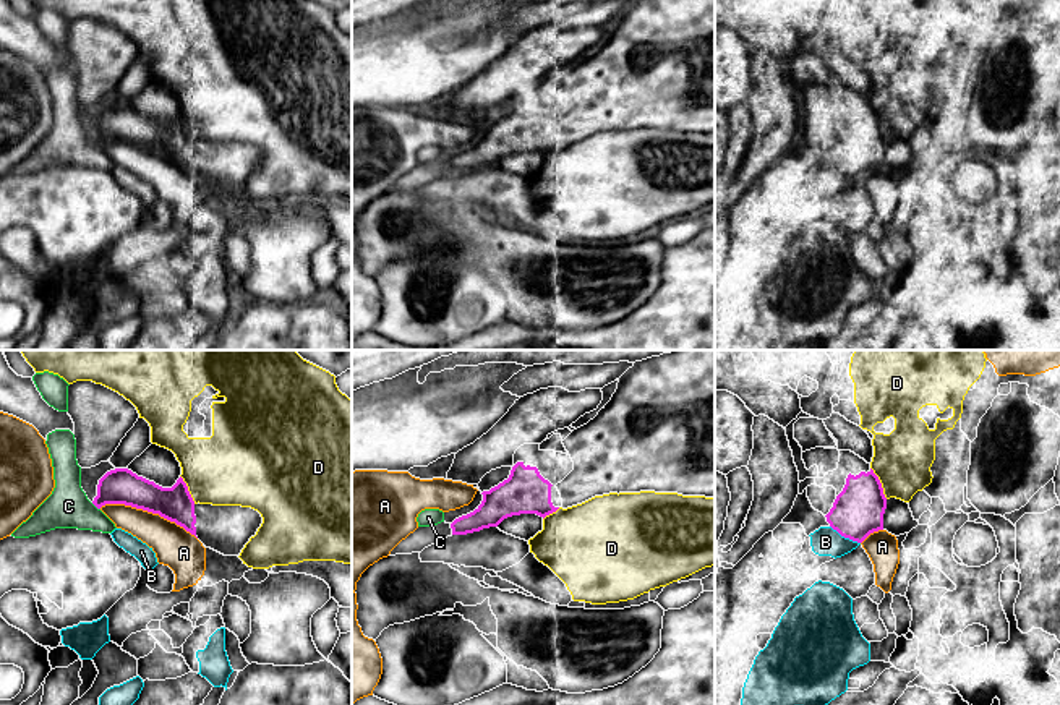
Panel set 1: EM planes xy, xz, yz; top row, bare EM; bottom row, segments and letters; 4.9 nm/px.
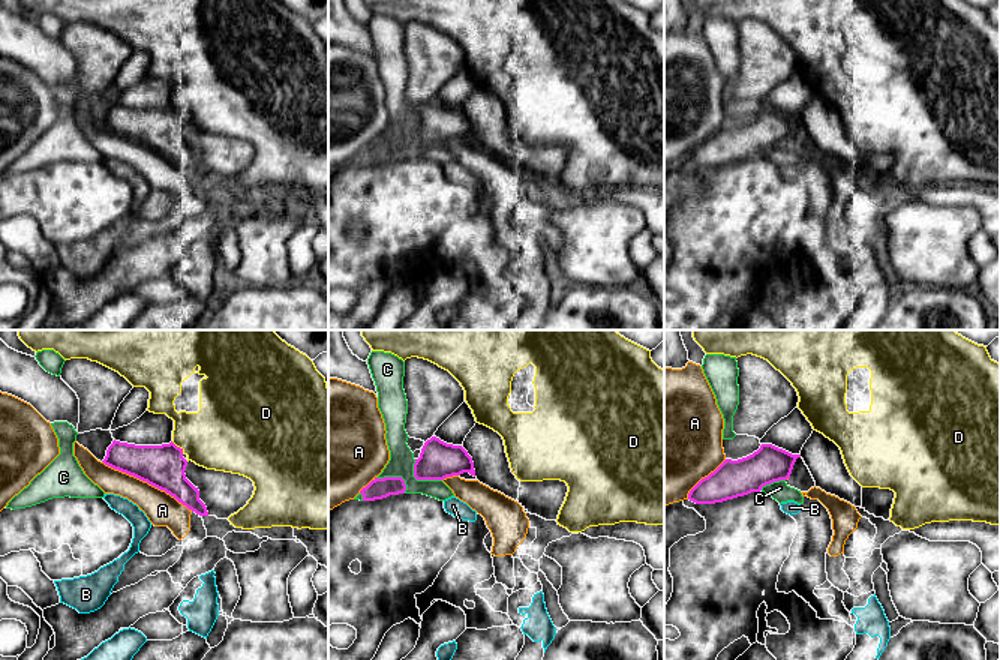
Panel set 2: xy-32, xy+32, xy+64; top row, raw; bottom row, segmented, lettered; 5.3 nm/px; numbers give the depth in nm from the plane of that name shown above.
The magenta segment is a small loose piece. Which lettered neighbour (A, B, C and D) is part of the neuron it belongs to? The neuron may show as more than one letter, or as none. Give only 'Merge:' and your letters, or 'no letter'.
Merge: no letter

